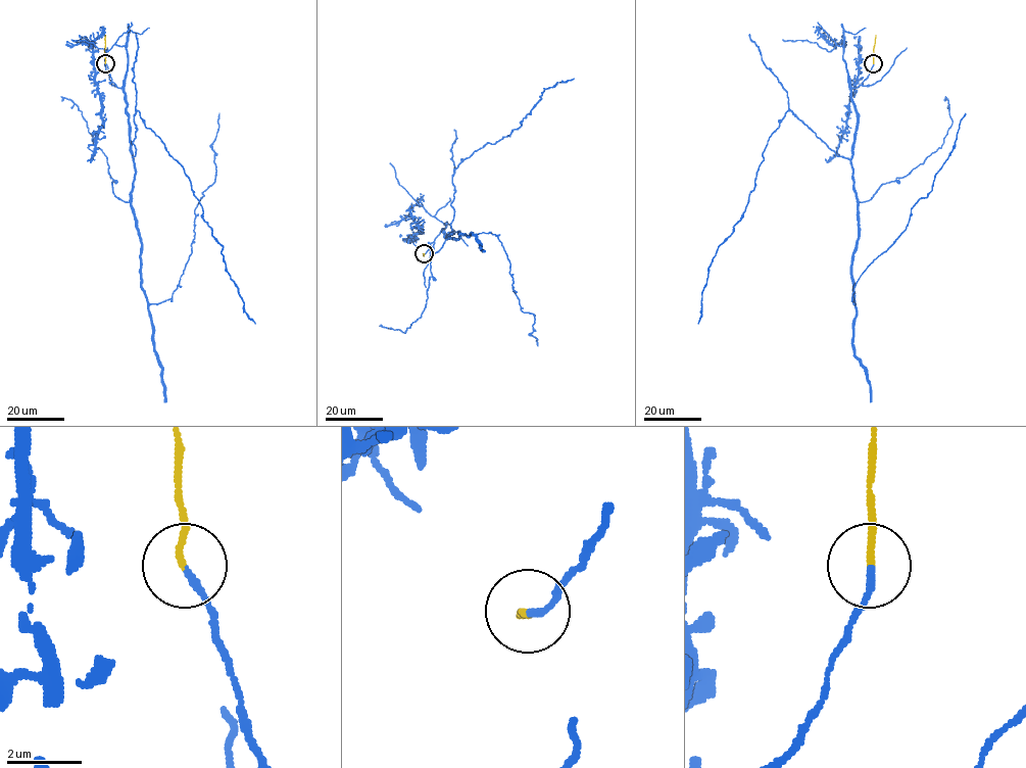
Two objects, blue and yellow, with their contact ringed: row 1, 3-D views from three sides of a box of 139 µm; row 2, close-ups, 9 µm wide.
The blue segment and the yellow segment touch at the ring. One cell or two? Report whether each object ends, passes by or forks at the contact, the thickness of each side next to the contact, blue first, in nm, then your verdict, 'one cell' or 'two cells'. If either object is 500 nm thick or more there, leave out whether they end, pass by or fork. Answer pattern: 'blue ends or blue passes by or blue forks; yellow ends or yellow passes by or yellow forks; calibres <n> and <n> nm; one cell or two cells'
blue ends; yellow ends; calibres 180 and 160 nm; one cell

